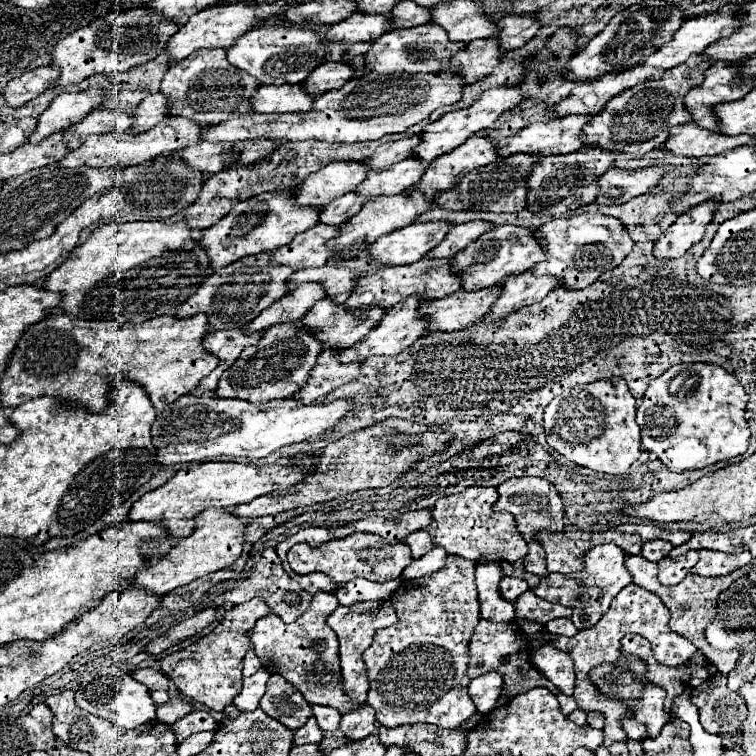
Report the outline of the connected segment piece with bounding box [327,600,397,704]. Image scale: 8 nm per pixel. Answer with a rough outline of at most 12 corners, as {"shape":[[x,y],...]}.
{"shape":[[389,600],[337,606],[327,618],[341,644],[343,690],[365,704],[363,652],[397,622]]}

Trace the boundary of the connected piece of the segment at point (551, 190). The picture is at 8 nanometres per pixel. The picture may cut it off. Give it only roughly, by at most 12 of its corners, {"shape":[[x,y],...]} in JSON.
{"shape":[[613,152],[543,156],[527,208],[567,216],[595,202]]}

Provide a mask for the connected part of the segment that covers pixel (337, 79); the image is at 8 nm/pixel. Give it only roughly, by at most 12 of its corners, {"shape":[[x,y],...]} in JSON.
{"shape":[[325,62],[299,86],[321,96],[353,78],[349,64]]}

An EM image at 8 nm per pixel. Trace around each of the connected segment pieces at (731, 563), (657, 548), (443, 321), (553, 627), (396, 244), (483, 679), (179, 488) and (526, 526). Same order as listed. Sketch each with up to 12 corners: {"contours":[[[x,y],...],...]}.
{"contours":[[[699,550],[691,572],[725,576],[751,562],[749,552]],[[651,540],[643,544],[641,556],[661,560],[671,550],[669,542]],[[501,284],[457,290],[421,304],[427,332],[453,332],[481,320]],[[571,618],[545,624],[551,634],[575,636],[577,628]],[[413,222],[381,236],[371,256],[413,264],[449,232],[451,222]],[[495,670],[473,678],[469,696],[481,714],[497,708],[503,676]],[[313,454],[277,464],[205,462],[143,494],[131,522],[167,528],[193,516],[289,490],[313,472]],[[545,478],[497,486],[495,508],[515,516],[529,544],[525,570],[547,574],[537,534],[561,532],[561,496]]]}

